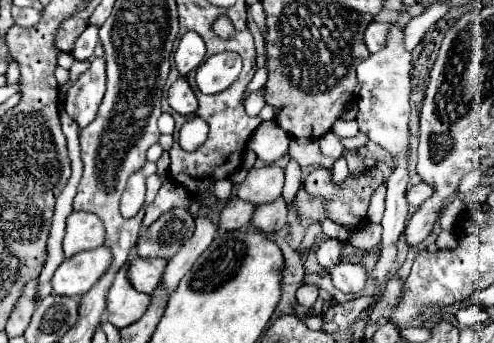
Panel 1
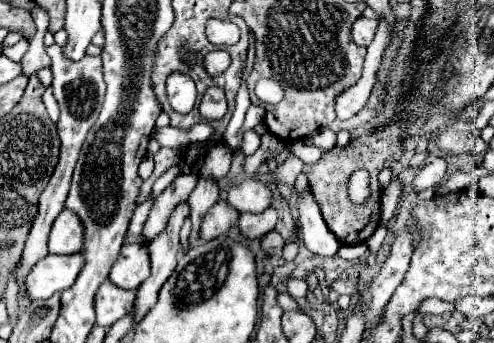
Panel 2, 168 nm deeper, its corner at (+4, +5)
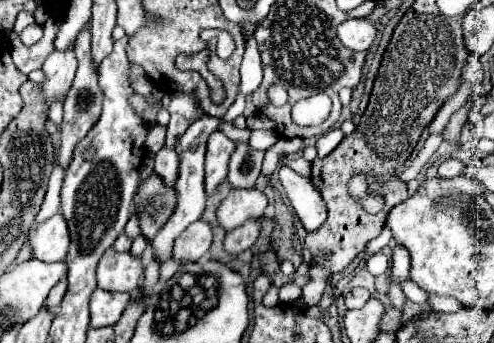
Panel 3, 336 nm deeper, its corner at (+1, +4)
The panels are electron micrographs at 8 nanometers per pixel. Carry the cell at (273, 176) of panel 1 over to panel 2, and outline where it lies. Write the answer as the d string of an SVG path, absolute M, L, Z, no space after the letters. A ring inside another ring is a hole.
M250 177L242 181L240 185L234 185L228 189L226 201L236 207L240 213L260 213L272 203L272 191L268 185L258 181L256 177Z

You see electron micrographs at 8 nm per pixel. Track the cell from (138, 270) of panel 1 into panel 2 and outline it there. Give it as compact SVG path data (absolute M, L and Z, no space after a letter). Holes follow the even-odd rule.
M142 243L122 245L120 257L110 269L110 281L122 289L138 289L150 273L148 249Z

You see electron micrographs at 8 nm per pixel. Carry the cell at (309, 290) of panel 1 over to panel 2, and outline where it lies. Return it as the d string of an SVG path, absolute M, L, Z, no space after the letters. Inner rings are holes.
M290 279L288 281L288 293L294 297L294 299L302 299L308 295L308 285L304 279Z

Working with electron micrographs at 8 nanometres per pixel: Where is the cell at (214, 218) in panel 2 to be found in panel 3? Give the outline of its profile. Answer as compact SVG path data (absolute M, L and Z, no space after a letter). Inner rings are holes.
M203 220L193 222L173 244L171 260L177 262L197 262L209 252L211 246L211 226Z

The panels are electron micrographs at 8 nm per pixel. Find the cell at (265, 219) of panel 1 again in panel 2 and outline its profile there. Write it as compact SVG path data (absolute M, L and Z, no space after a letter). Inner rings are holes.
M268 207L262 213L242 213L238 227L244 237L256 239L270 233L276 225L276 219L278 219L278 211L274 207Z

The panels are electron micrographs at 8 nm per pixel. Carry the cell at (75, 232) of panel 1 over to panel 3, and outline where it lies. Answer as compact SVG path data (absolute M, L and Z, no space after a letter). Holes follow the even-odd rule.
M61 214L47 218L45 222L37 224L35 230L29 232L29 246L33 258L43 262L63 262L67 256L67 242L69 230Z

